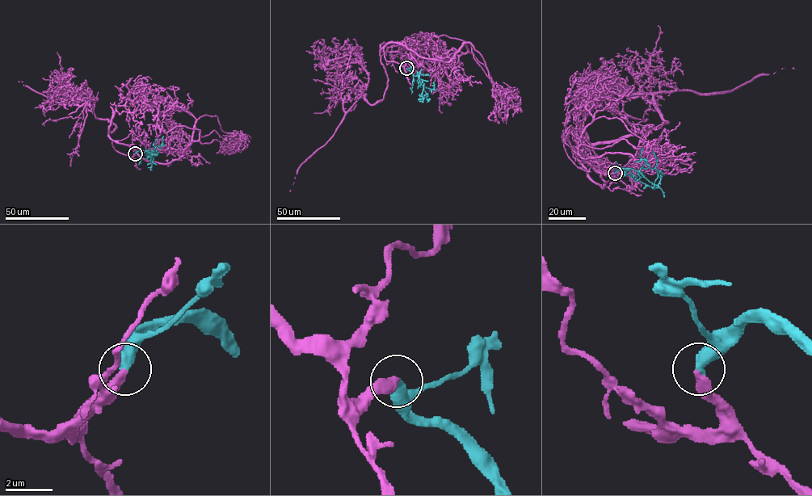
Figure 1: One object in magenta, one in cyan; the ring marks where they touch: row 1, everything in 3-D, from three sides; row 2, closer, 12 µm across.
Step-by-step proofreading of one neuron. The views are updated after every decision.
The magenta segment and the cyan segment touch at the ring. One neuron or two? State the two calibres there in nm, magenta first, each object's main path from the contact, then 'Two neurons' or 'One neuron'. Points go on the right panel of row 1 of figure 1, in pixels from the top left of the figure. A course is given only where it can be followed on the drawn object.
Thickness 340 nm (magenta) against 500 nm. Course of magenta: (615, 173), (578, 158), (602, 187), (578, 153), (601, 116), (652, 145), (636, 166). Course of cyan: (615, 173), (619, 170), (625, 171), (628, 168), (654, 168), (658, 178), (652, 189). One neuron

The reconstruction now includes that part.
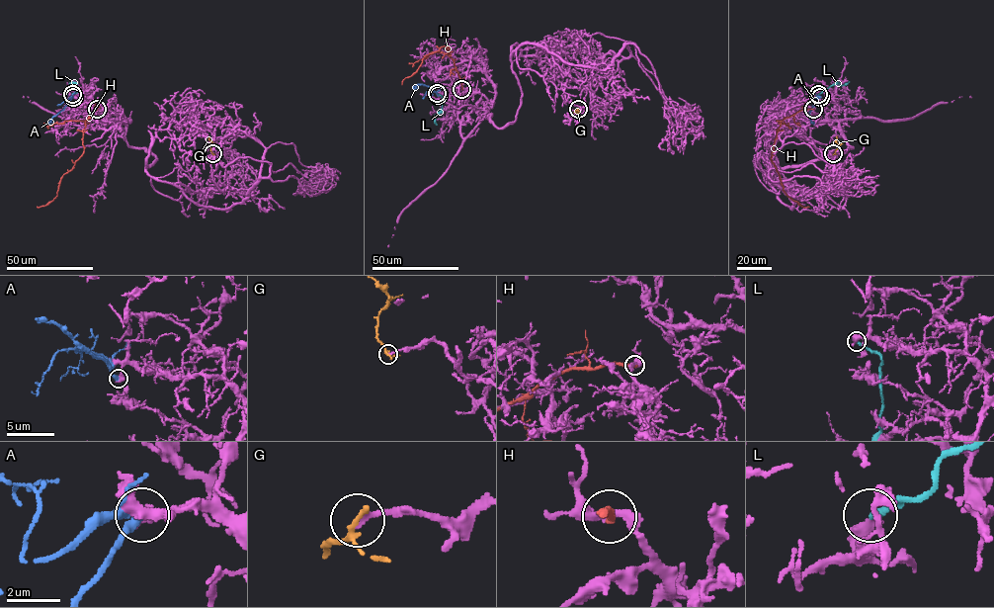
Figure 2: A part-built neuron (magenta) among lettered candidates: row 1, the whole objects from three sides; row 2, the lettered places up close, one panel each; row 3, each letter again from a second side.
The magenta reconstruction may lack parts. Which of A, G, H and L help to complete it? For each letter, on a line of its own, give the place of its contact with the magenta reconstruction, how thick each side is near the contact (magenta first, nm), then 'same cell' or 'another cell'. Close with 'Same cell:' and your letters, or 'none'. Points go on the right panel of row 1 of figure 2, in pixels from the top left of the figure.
A: (820, 97) | 340/300 nm | another cell
G: (833, 153) | 200/200 nm | another cell
H: (813, 109) | 280/280 nm | another cell
L: (818, 94) | 480/220 nm | another cell
Same cell: none

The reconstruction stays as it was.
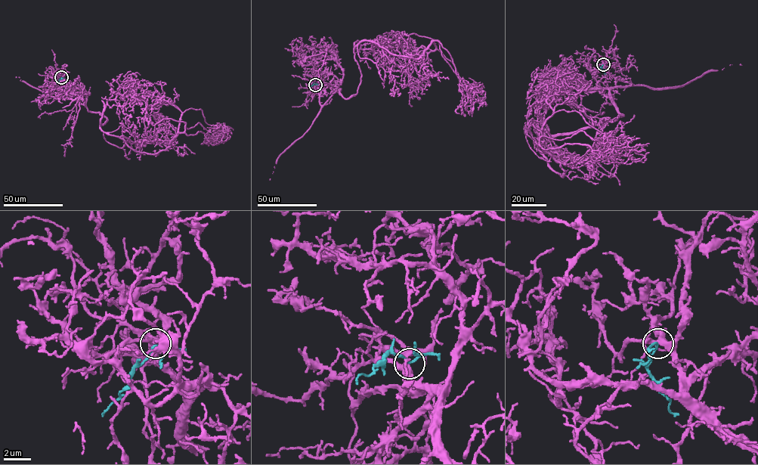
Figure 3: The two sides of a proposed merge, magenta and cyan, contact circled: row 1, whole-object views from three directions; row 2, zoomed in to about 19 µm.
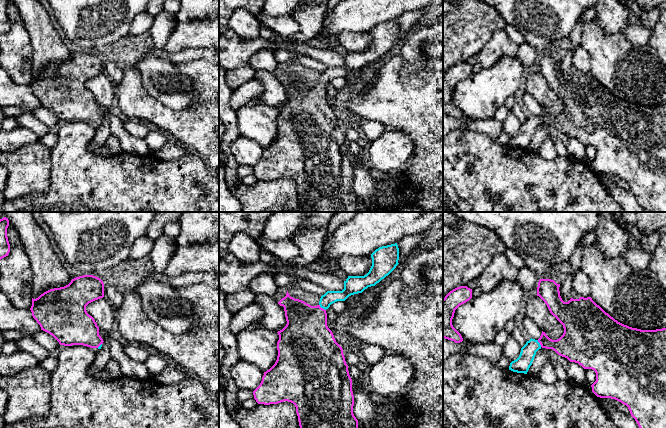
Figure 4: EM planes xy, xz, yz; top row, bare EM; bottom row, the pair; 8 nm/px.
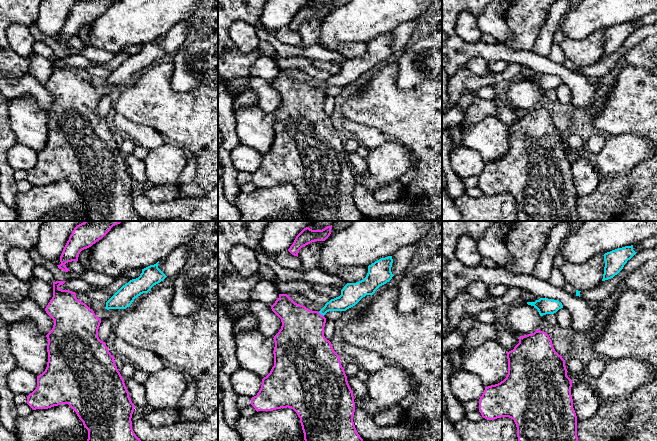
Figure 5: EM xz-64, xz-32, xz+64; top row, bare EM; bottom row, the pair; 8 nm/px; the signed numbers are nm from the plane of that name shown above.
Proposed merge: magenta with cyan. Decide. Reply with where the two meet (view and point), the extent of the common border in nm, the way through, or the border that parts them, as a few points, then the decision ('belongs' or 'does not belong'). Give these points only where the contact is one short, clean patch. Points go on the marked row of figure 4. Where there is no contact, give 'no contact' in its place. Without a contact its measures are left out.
contact xz (322, 308); length 80 nm; way xz (306, 334), (308, 324), (322, 308), (330, 297); belongs

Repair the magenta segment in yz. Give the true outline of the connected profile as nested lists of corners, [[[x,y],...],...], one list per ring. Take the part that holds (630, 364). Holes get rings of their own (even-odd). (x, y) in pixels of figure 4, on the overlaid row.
[[[540,279],[537,296],[545,302],[550,313],[563,325],[563,335],[557,340],[552,340],[542,331],[538,340],[531,338],[521,348],[519,357],[510,363],[509,370],[527,374],[536,352],[541,348],[552,349],[570,362],[578,363],[584,369],[594,370],[596,381],[591,385],[592,392],[597,397],[615,399],[626,405],[639,428],[666,428],[666,328],[641,330],[629,327],[611,317],[591,297],[571,298],[568,302],[564,302],[559,287],[560,284],[554,280]]]

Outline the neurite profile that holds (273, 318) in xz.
[[[255,294],[254,302],[262,307],[263,316],[259,322],[264,327],[278,332],[286,326],[285,311],[274,297],[269,297],[264,294]]]

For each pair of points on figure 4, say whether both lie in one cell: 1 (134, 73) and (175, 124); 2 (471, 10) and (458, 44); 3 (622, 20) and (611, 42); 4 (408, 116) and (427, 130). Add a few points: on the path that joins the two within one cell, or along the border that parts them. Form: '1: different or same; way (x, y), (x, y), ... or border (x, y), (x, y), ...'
1: same; way (134, 87), (161, 116)
2: same; way (471, 18), (458, 33), (458, 36)
3: different; border (596, 19), (606, 32), (621, 32)
4: same; way (413, 116), (422, 125)

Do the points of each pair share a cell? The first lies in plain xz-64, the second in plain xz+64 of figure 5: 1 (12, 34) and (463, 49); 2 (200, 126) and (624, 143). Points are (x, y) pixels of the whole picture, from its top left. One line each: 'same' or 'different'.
1: different
2: different

